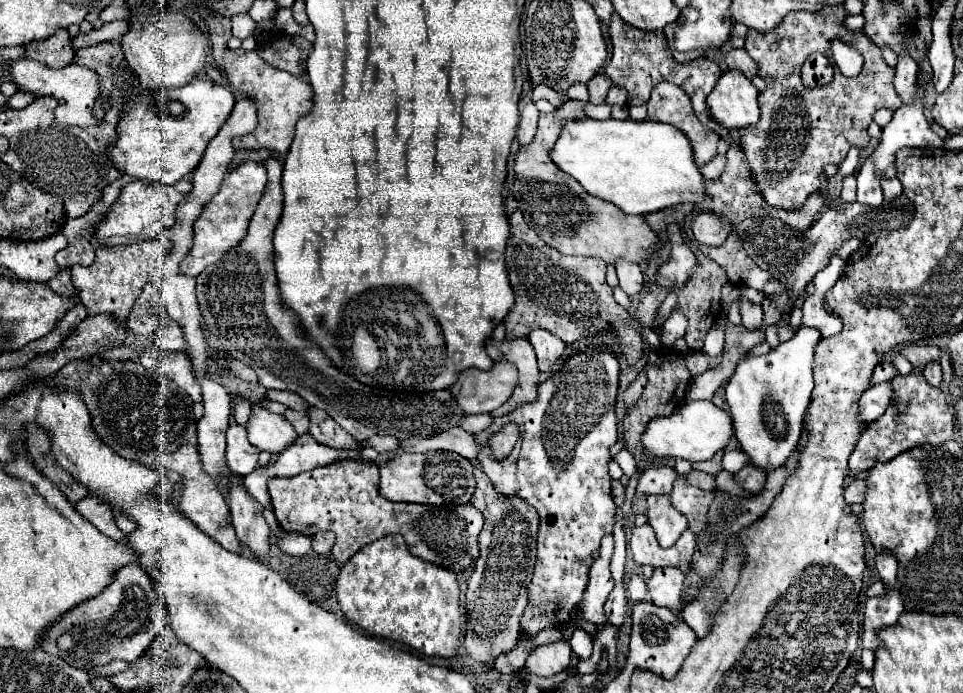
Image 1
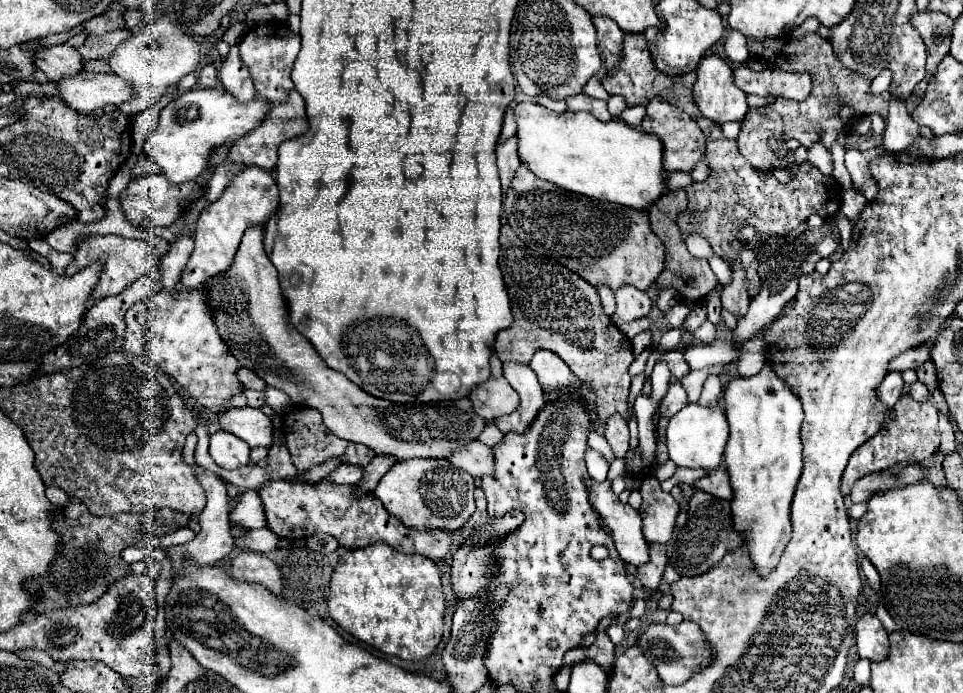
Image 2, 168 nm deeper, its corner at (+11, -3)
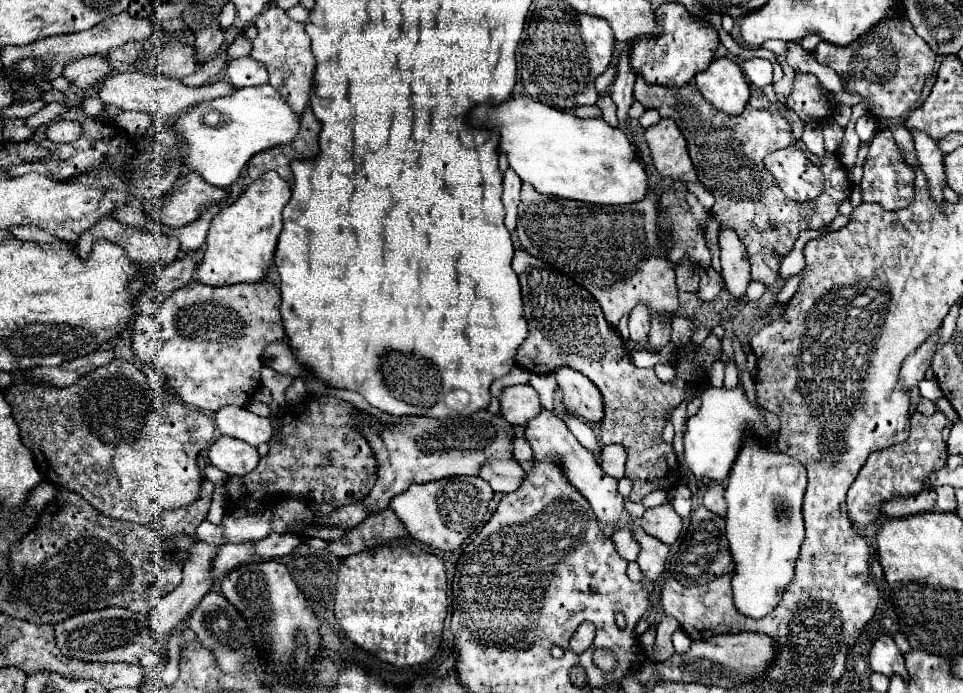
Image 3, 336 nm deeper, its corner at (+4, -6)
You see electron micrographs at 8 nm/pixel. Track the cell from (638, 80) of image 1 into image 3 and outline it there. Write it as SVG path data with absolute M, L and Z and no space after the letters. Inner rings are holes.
M637 75L637 81L635 81L635 89L633 89L633 97L645 107L645 109L657 109L659 113L661 113L661 117L671 117L671 119L675 119L675 121L679 121L681 123L681 131L683 131L683 135L685 135L685 139L687 139L687 145L689 145L689 153L691 153L691 161L693 161L693 165L695 165L695 169L697 169L697 175L699 175L699 181L705 185L705 189L707 191L711 191L711 195L715 197L715 205L713 205L713 209L711 209L711 215L715 217L715 219L719 219L719 223L721 223L721 227L729 227L729 229L733 229L735 233L737 233L737 237L741 239L741 243L745 245L745 249L747 249L747 255L749 255L749 262L751 267L751 278L753 281L761 281L763 285L767 285L767 287L771 287L773 283L775 283L775 279L777 279L777 275L779 275L779 261L781 261L781 257L785 257L791 249L793 249L793 243L795 243L795 239L797 239L797 235L801 233L801 231L805 231L805 229L821 229L821 227L825 227L825 225L829 225L837 215L839 215L839 205L845 201L845 199L849 199L851 197L851 184L847 178L847 173L844 171L845 167L839 161L837 161L837 157L835 155L831 155L831 153L827 153L823 159L828 159L828 161L822 161L822 165L820 167L822 173L825 176L824 190L817 197L817 199L813 199L811 203L797 203L797 201L793 201L793 199L789 199L789 197L785 197L783 195L783 191L779 189L779 185L775 183L775 179L771 177L771 173L767 173L767 169L763 167L763 157L767 155L767 153L773 153L773 151L779 151L779 149L785 149L787 145L791 145L791 143L797 143L797 141L793 141L793 137L791 137L791 129L789 129L789 123L779 115L779 111L775 111L775 113L769 113L769 111L765 111L765 109L753 109L751 105L743 111L743 115L737 115L737 117L729 117L729 115L715 115L715 111L713 111L713 107L701 97L701 93L697 91L697 87L693 85L693 83L685 83L683 87L665 87L665 85L649 85L647 81L643 81L643 77L641 75ZM801 209L809 209L811 213L807 215L807 217L801 217L799 215L799 211Z

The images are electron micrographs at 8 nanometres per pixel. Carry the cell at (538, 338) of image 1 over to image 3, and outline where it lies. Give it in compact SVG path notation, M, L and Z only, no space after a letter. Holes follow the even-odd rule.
M559 367L553 371L553 375L563 391L563 405L567 411L587 421L601 421L601 393L597 393L597 387L585 375L577 373L571 367Z

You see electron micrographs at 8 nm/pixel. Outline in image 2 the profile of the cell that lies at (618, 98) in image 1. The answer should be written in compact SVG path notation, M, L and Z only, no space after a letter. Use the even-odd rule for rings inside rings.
M610 96L610 100L608 100L608 110L610 110L610 114L612 114L614 118L618 118L624 108L626 108L626 100L624 100L622 96Z

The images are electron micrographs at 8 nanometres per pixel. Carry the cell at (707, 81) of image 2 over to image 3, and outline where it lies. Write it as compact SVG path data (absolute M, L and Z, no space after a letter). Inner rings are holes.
M727 57L715 59L705 71L695 75L699 93L727 115L741 115L749 103L749 83L741 67Z

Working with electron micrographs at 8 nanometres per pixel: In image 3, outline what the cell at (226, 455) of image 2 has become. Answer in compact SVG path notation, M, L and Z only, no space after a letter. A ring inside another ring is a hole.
M219 437L209 447L209 461L227 475L245 475L257 467L259 453L245 441L233 437Z

